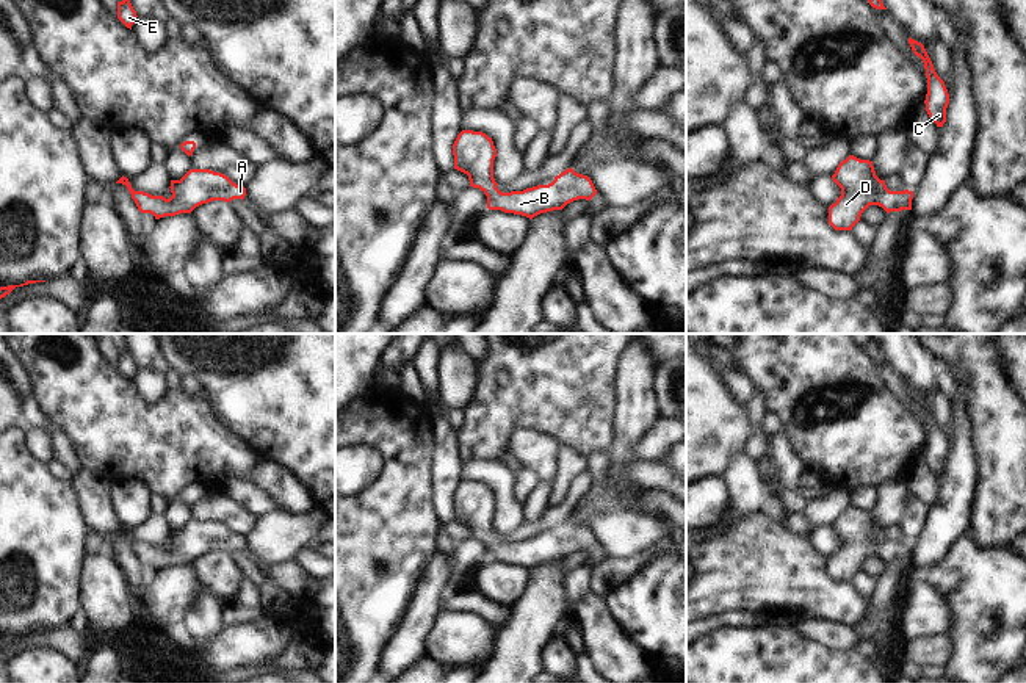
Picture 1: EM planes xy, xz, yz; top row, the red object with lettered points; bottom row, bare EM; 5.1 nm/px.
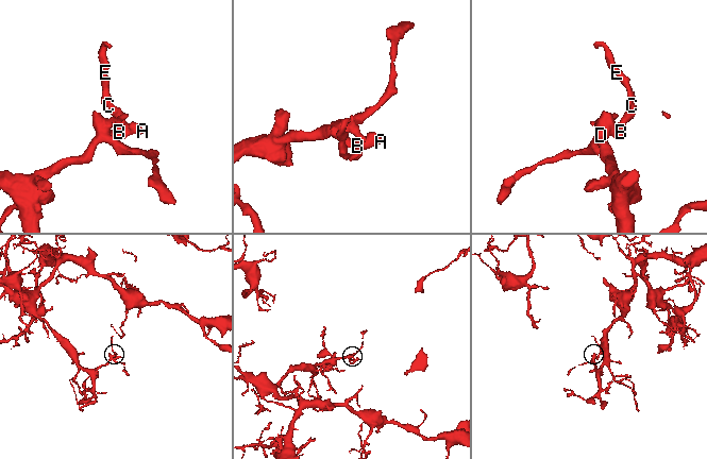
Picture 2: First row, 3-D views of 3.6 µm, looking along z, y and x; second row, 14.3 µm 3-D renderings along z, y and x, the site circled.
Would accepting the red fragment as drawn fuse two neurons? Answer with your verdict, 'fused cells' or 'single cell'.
single cell

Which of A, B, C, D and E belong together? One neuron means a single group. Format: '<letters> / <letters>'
A B C D E

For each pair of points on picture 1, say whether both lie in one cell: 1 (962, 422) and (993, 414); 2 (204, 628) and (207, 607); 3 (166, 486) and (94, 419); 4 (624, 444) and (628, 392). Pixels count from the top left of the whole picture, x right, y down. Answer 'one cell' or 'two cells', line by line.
1: two cells
2: one cell
3: one cell
4: one cell

